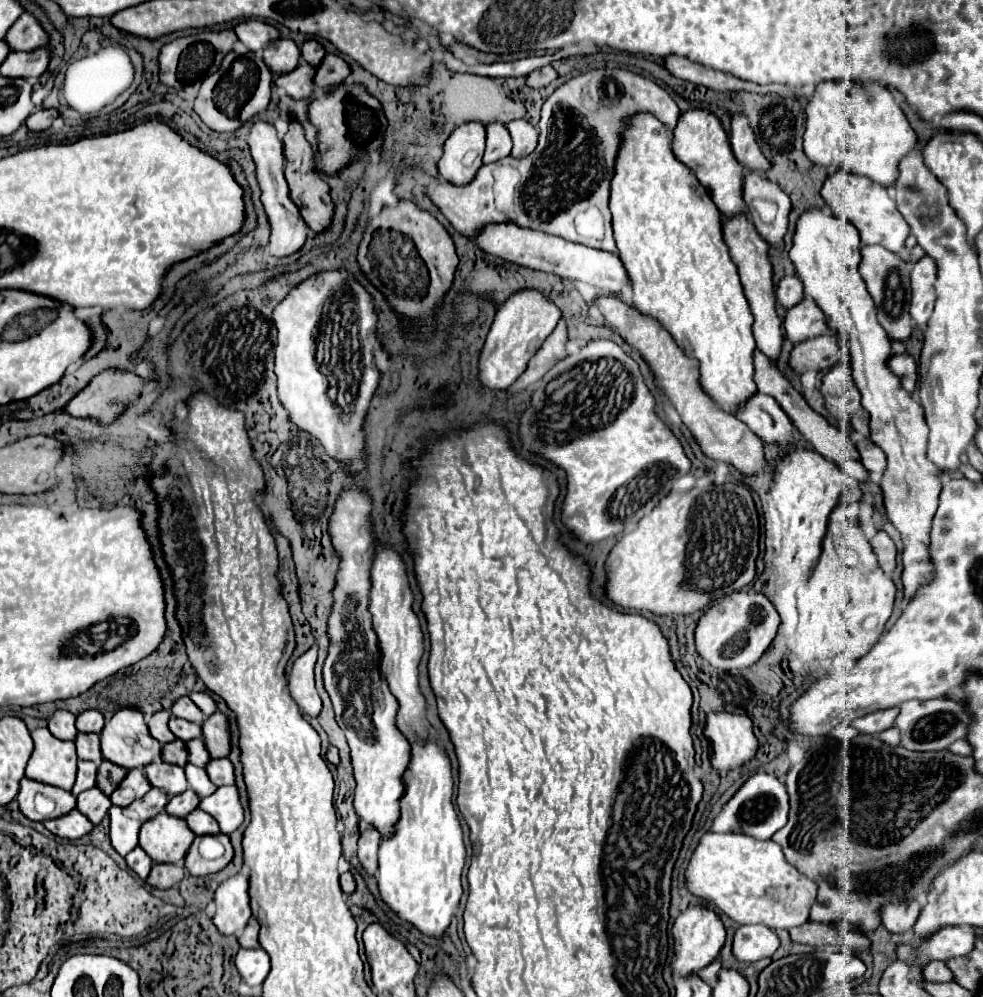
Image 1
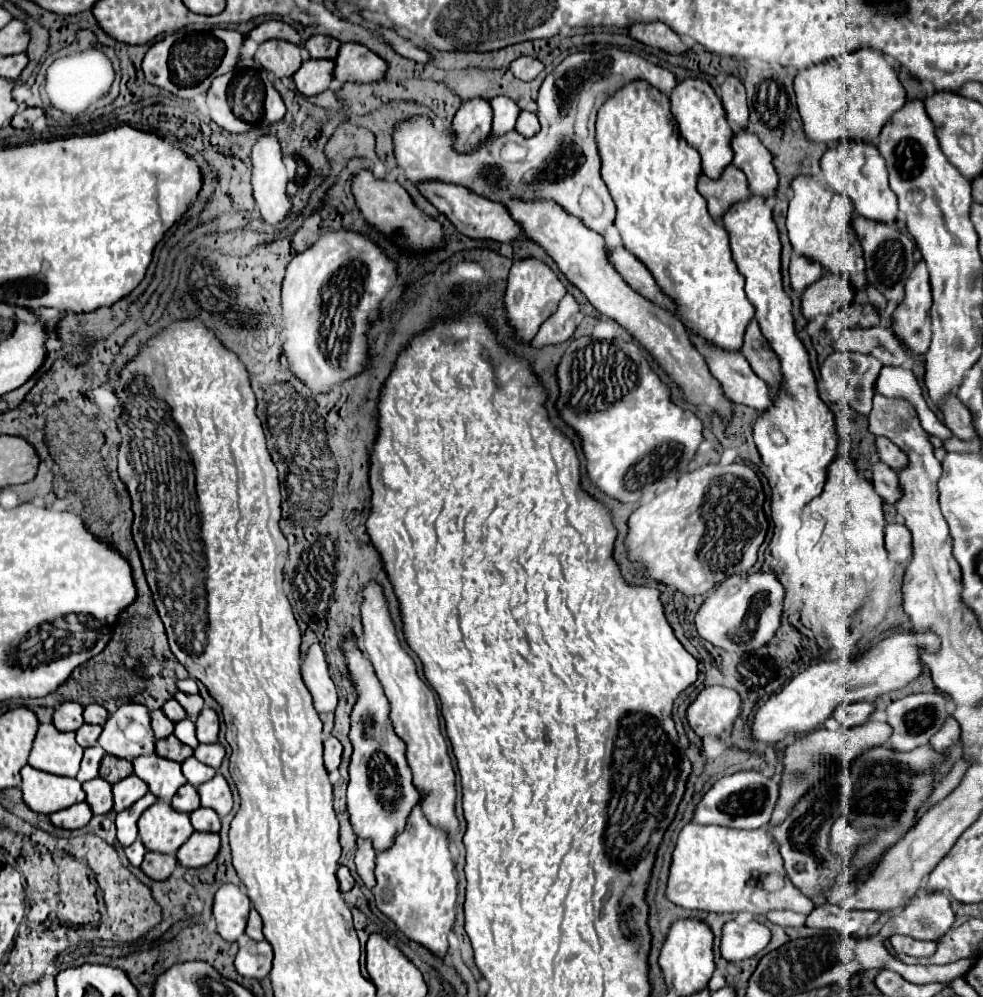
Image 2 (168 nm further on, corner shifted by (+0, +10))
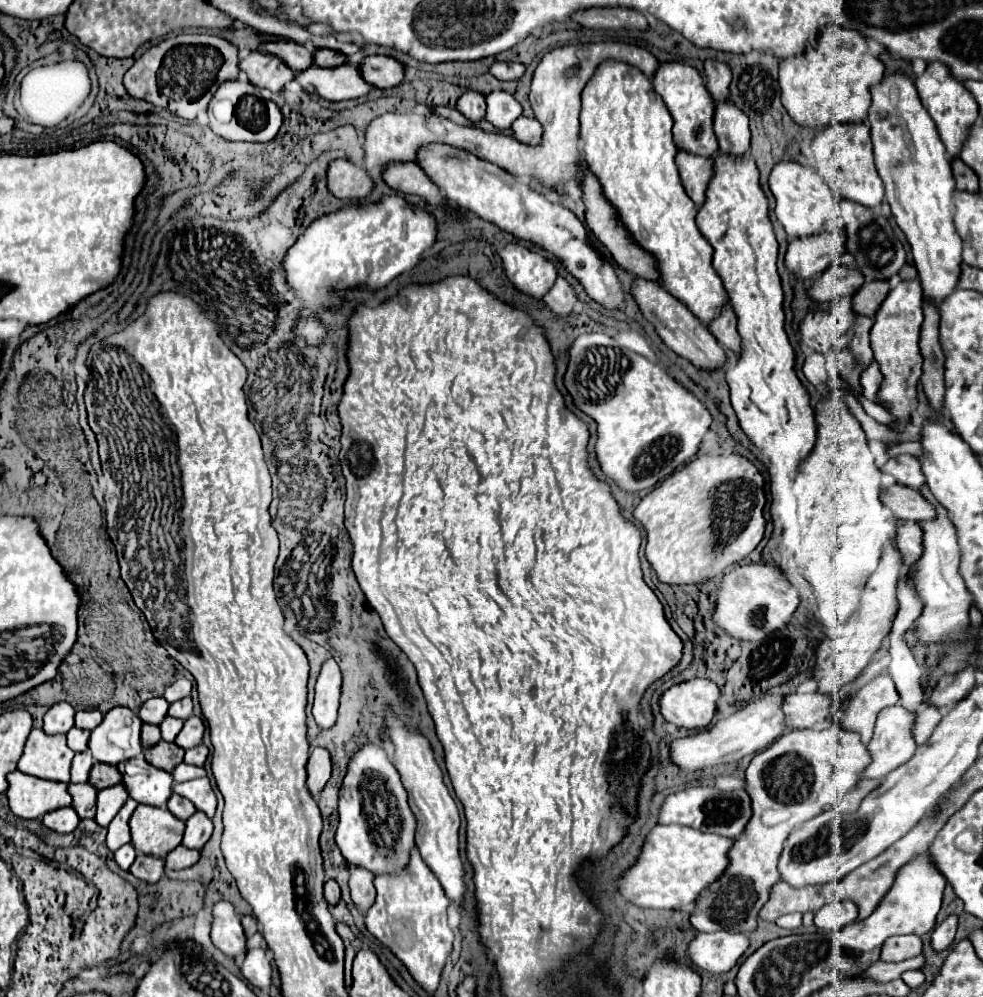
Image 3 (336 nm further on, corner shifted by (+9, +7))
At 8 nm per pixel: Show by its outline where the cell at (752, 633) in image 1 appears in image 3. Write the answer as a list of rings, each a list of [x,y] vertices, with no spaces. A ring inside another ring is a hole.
[[[765,563],[737,565],[723,577],[713,619],[731,637],[743,641],[755,641],[783,627],[797,611],[799,603],[801,603],[799,587],[789,583],[789,579],[779,567],[765,565]]]

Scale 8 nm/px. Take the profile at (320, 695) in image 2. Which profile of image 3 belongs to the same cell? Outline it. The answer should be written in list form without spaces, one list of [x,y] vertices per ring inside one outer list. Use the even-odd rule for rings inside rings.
[[[329,659],[327,663],[323,663],[315,685],[315,703],[313,703],[313,715],[321,729],[331,729],[337,721],[341,683],[343,675],[337,661]]]

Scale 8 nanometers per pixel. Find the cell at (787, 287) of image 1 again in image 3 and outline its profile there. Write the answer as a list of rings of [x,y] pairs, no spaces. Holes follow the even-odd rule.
[[[845,231],[817,233],[791,241],[785,255],[785,265],[791,273],[801,275],[801,279],[811,279],[835,263],[843,251]]]

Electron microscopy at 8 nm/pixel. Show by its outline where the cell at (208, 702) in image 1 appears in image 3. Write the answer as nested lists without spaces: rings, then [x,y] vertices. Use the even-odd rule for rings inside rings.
[[[177,679],[175,683],[171,683],[171,685],[165,689],[163,697],[165,697],[169,703],[173,703],[173,701],[179,701],[179,699],[183,699],[183,697],[189,697],[189,693],[191,693],[191,681],[187,681],[187,679]]]

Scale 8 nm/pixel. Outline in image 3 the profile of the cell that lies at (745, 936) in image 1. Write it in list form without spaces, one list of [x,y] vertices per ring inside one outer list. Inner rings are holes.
[[[699,933],[689,941],[689,961],[709,973],[727,973],[749,947],[749,939],[739,933]]]

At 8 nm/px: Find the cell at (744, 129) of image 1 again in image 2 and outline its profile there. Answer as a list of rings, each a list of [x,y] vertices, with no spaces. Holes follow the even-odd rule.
[[[728,76],[726,82],[720,86],[720,98],[728,116],[728,122],[734,126],[734,130],[746,130],[748,128],[748,104],[746,104],[746,92],[738,78]]]

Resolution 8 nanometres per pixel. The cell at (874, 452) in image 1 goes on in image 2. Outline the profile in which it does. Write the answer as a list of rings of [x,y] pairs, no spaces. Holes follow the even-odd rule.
[[[884,436],[876,438],[876,452],[878,452],[880,460],[896,472],[906,466],[906,454],[902,450],[898,450],[898,446],[894,442],[890,442],[888,438],[884,438]]]

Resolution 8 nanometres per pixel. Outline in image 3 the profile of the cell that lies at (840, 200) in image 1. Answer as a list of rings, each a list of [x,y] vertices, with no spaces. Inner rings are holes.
[[[829,125],[827,129],[819,131],[813,139],[813,155],[815,165],[821,177],[827,183],[835,183],[841,189],[841,195],[849,201],[875,207],[881,205],[885,199],[883,193],[883,181],[877,175],[875,163],[873,163],[873,145],[869,137],[869,125]]]

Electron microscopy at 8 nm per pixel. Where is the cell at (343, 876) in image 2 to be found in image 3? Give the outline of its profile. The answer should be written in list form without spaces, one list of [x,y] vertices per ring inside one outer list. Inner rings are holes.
[[[329,879],[327,883],[325,883],[325,901],[329,903],[329,905],[337,905],[339,903],[339,899],[341,899],[341,891],[339,891],[339,885],[337,885],[337,881],[333,881],[333,879]]]

